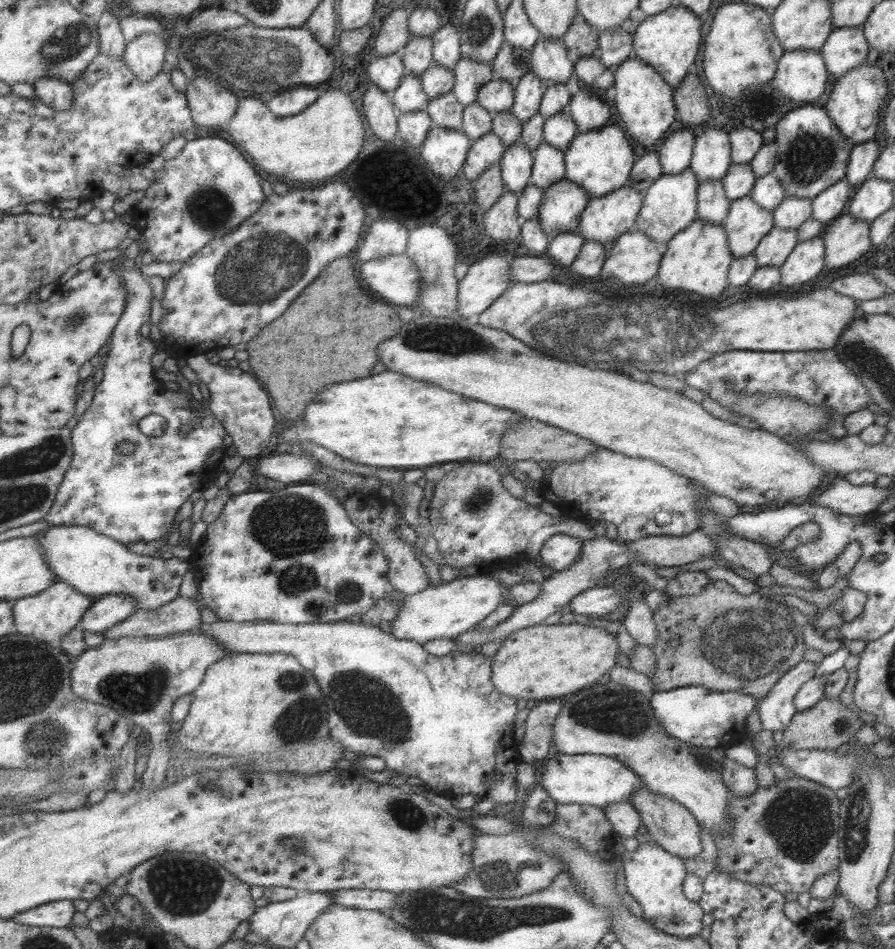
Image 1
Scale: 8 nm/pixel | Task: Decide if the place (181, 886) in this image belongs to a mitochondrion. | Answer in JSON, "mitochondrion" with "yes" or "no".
{"mitochondrion":"yes"}

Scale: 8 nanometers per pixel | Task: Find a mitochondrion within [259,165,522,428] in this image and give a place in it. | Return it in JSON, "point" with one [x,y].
{"point":[442,338]}

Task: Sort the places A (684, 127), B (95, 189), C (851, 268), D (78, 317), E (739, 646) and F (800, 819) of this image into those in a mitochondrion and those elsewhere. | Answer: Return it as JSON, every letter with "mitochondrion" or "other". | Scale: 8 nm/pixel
{"A":"other","B":"other","C":"other","D":"mitochondrion","E":"mitochondrion","F":"mitochondrion"}

